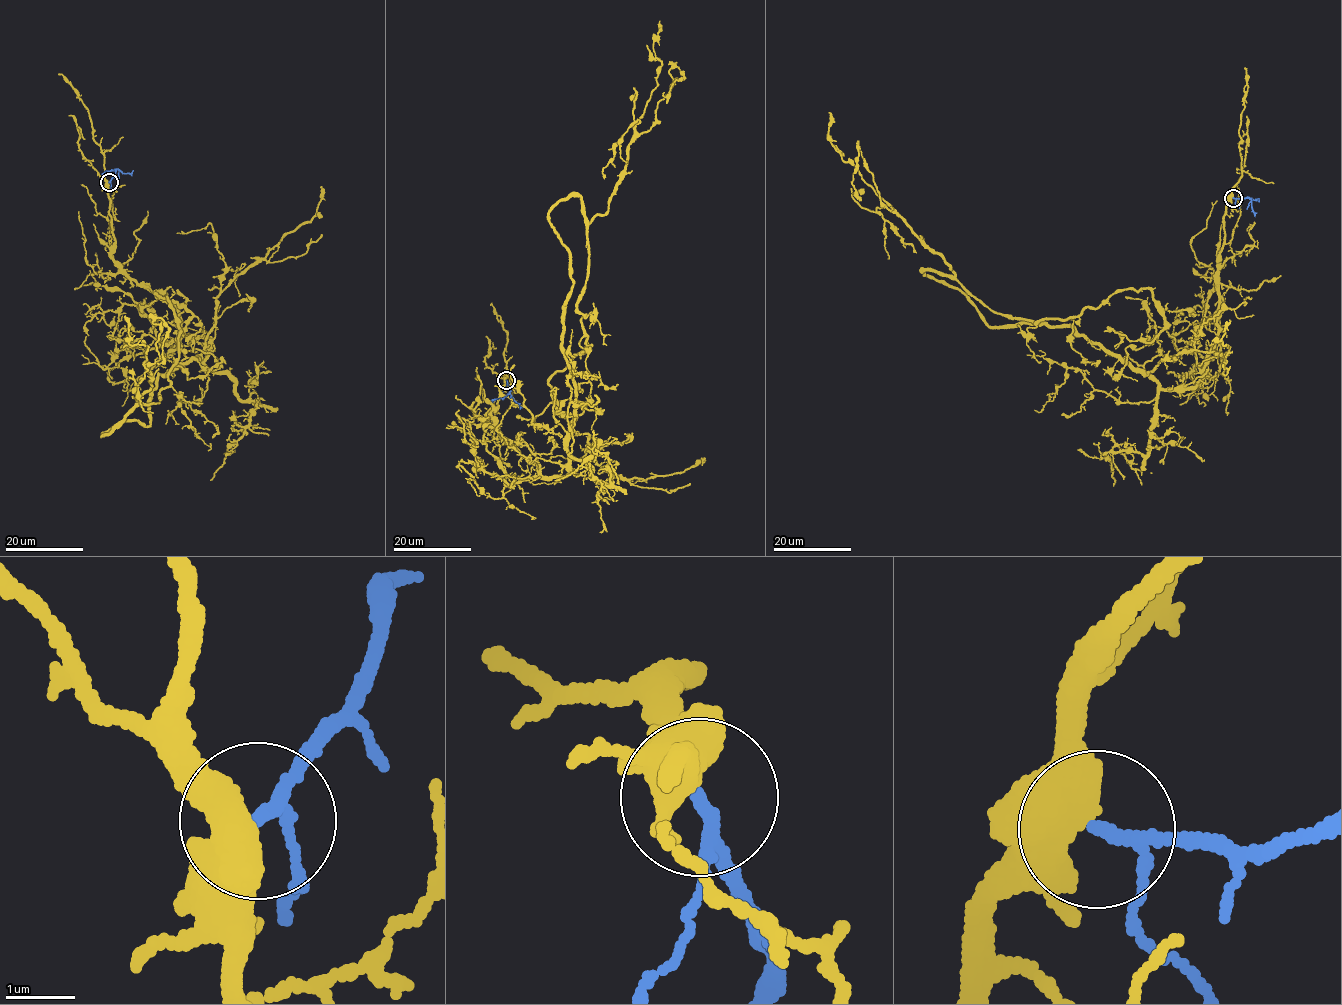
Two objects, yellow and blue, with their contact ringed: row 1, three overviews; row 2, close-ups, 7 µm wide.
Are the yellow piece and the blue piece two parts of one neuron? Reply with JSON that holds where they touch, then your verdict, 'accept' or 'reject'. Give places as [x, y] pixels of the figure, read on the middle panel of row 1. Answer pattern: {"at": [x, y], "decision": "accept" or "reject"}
{"at": [506, 380], "decision": "accept"}

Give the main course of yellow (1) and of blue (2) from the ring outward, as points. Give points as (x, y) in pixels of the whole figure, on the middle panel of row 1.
1: (506, 380), (494, 423), (563, 478), (573, 281), (549, 214), (604, 214), (664, 92)
2: (506, 380), (510, 393), (522, 407)

